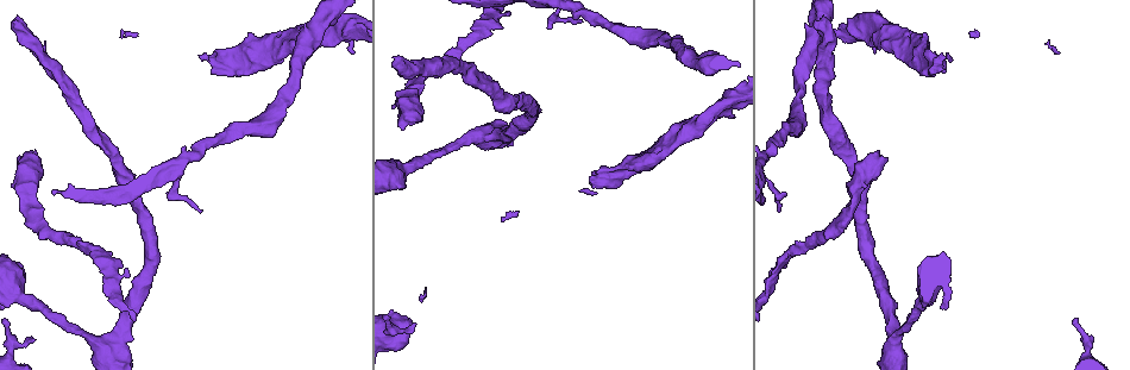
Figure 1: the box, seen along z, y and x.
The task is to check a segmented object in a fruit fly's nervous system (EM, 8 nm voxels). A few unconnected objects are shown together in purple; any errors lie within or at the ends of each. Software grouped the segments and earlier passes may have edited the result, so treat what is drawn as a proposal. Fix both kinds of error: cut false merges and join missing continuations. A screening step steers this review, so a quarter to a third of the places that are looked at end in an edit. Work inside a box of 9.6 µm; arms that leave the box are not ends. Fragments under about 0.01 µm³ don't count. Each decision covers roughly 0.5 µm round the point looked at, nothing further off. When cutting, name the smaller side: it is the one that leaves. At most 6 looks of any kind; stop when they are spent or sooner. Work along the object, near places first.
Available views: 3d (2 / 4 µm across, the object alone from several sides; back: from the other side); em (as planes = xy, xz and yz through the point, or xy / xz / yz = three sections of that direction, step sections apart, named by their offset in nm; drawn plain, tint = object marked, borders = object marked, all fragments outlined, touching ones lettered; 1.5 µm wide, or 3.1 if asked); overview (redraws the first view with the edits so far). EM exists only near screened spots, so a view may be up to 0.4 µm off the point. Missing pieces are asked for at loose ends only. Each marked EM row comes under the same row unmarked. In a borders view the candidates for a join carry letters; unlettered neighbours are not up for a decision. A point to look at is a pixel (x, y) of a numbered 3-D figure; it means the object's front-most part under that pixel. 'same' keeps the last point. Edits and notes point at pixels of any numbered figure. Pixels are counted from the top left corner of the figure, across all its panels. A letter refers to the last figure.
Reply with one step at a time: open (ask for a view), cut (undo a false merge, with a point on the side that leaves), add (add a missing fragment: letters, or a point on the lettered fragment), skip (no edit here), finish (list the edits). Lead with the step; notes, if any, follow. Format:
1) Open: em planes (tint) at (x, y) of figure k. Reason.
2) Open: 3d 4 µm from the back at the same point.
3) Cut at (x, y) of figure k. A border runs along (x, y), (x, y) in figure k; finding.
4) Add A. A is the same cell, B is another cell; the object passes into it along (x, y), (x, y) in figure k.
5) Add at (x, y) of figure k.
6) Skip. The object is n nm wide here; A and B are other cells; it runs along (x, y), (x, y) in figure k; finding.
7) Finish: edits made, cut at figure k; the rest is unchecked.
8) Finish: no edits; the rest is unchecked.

Open: 3d 2 µm at (414, 323) of figure 1. Free end.

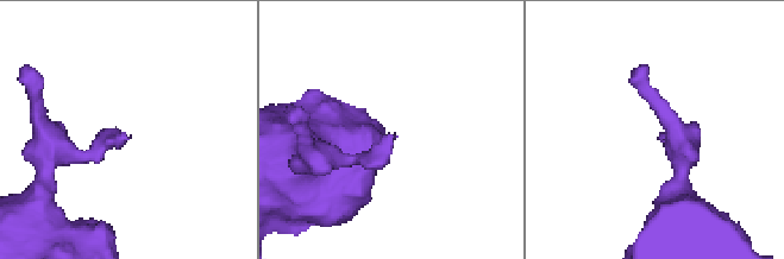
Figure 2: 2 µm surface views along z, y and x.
Open: em planes (borders) at (662, 136) of figure 2. Shape alone is not enough.

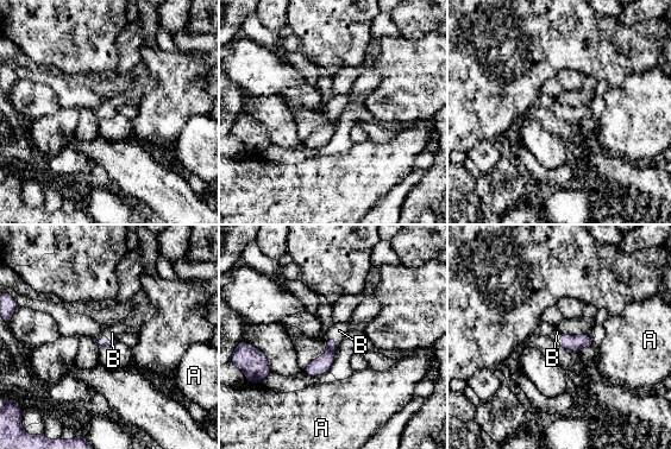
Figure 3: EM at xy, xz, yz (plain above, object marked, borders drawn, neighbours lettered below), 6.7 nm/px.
Add B. B is the same cell, A is another cell; the neuron continues.

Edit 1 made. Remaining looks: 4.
Open: 3d 4 µm at (886, 159) of figure 1.

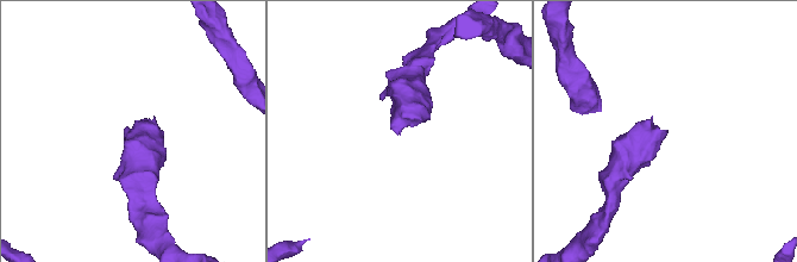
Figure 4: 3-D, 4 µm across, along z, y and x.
Open: em planes (borders) at (130, 130) of figure 4. Need the tissue.

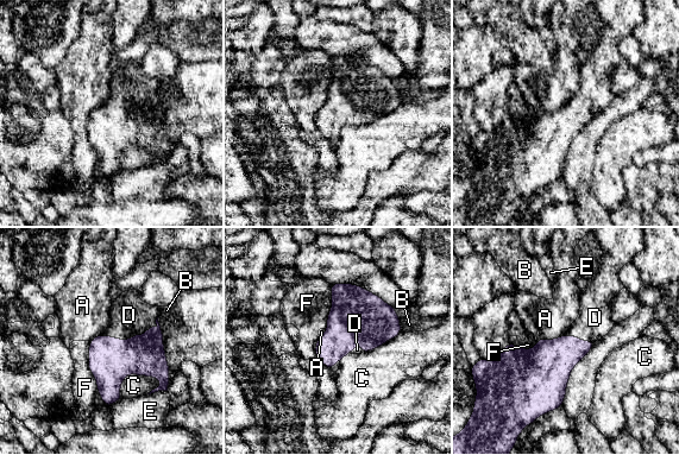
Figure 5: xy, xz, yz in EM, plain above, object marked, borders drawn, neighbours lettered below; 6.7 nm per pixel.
Add D. The object is 280 nm wide here; D is the same cell, A, B, C, E and F are other cells; the object passes into it along (111, 359), (133, 335), (129, 315) in figure 5; the neuron continues.

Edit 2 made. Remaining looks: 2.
Open: 3d 4 µm at (200, 210) of figure 1. Tapers out.

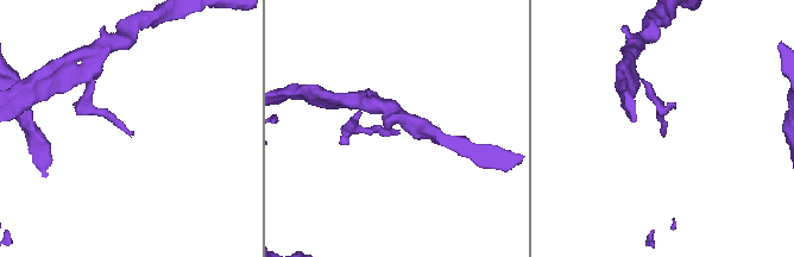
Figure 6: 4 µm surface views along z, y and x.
Open: em planes (borders) at (397, 133) of figure 6. Need the tissue.

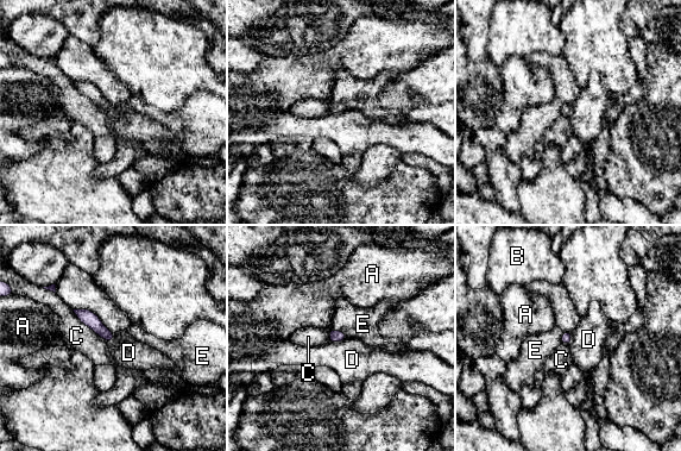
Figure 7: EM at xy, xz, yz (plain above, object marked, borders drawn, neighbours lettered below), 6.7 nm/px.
Skip. The longest contact is with C, 320 nm; A, B, C, D and E are other cells; it runs along (79, 312), (111, 337) in figure 7; no lettered fragment goes on from it.

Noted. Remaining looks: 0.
Finish: edits made, add at figure 3, add at figure 5; the rest is unchecked.

